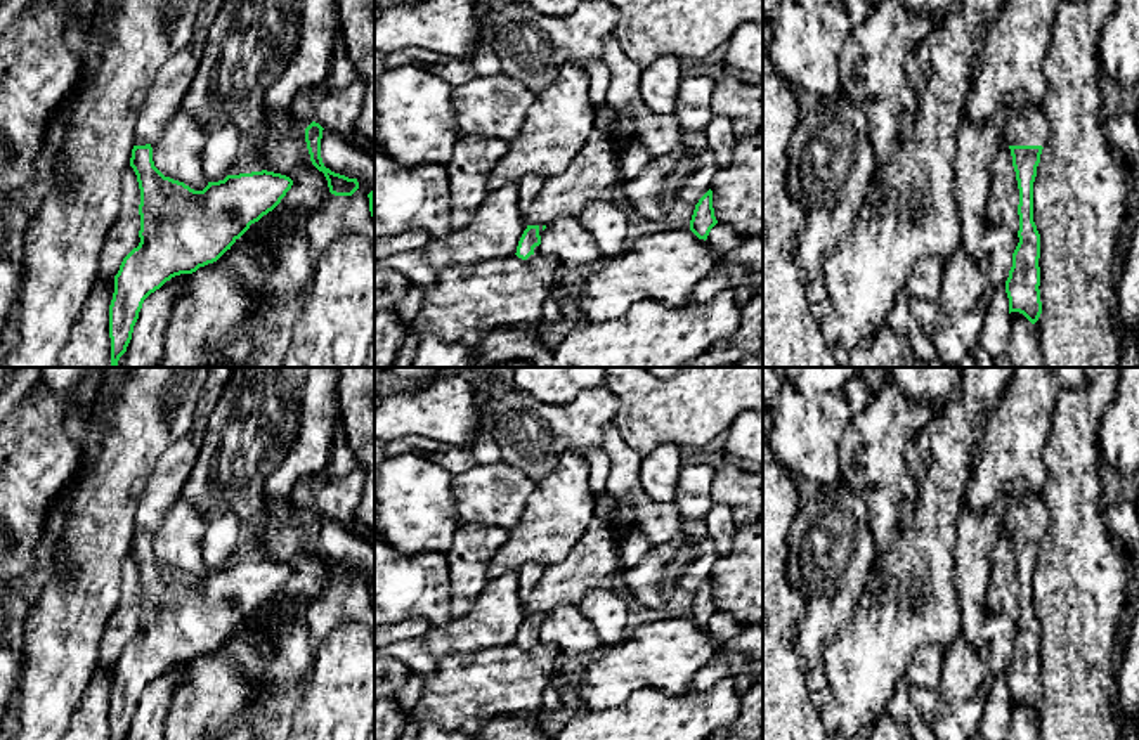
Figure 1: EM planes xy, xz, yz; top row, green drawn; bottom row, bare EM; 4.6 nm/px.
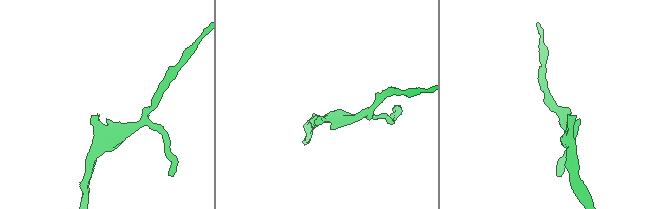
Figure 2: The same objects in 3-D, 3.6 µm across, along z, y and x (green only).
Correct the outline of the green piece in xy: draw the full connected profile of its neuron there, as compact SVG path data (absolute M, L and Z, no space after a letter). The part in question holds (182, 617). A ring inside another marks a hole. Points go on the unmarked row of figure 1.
M210 367L189 432L161 454L139 499L130 555L140 577L140 631L114 664L111 740L127 740L142 691L151 681L175 664L217 650L293 574L290 565L262 558L227 563L194 579L165 565L153 549L154 532L180 496L232 369Z

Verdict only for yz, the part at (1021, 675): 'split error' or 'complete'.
split error

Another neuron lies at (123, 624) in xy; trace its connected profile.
M132 555L121 567L121 596L116 610L106 624L106 631L99 646L99 660L95 669L114 667L123 646L139 634L140 626L140 577Z

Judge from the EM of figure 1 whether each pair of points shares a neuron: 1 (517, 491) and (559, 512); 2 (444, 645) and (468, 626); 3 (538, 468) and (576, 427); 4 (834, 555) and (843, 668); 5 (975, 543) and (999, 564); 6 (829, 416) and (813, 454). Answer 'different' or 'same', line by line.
1: different
2: same
3: same
4: different
5: different
6: same

